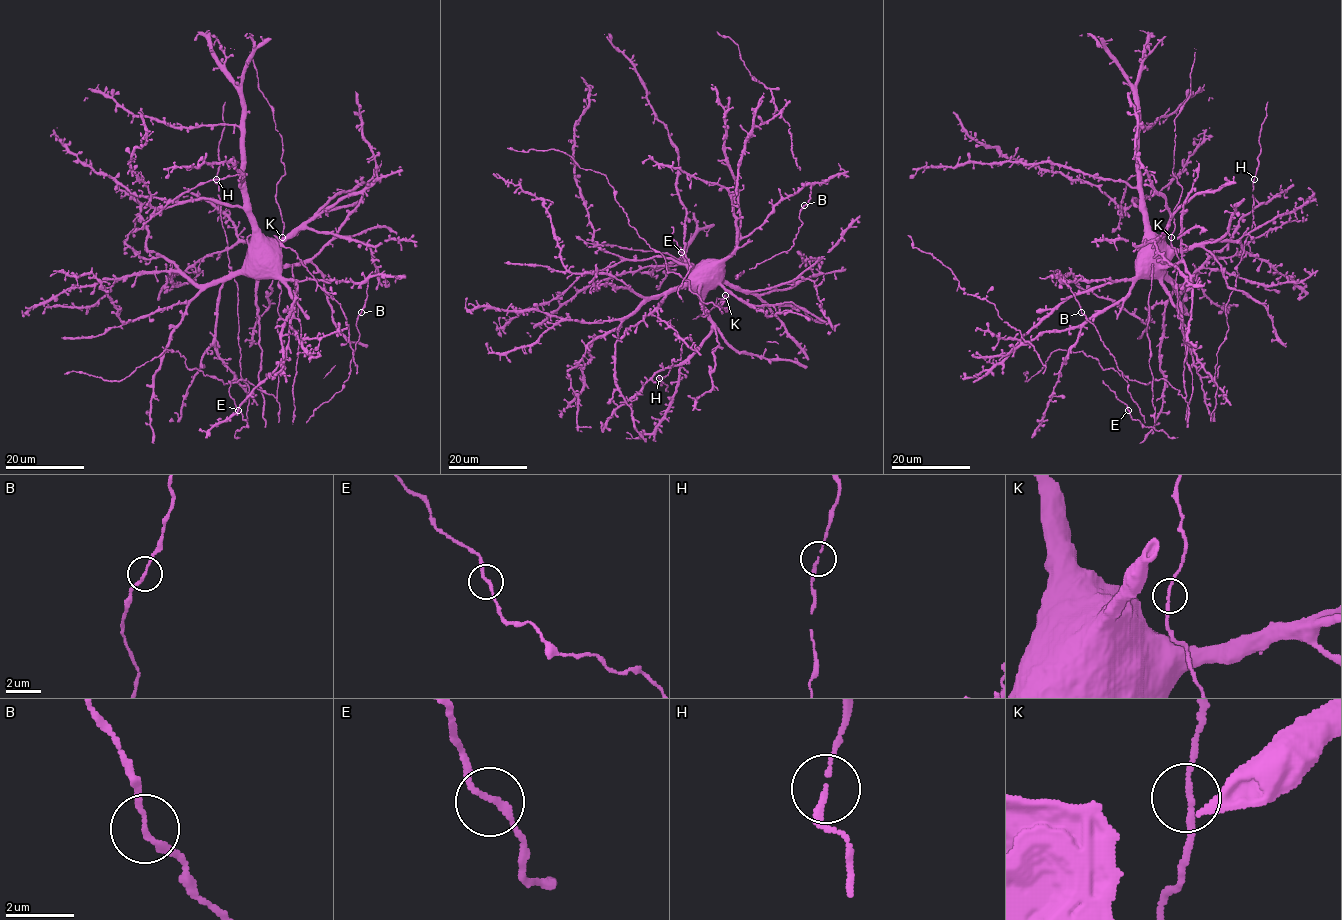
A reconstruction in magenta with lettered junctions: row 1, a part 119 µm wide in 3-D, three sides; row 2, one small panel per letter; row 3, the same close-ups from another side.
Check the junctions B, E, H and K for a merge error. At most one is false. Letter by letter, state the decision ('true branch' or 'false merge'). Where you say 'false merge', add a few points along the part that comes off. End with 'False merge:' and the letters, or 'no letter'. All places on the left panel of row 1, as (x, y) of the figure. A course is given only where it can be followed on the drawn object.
B: true branch
E: true branch
H: true branch
K: true branch
False merge: no letter

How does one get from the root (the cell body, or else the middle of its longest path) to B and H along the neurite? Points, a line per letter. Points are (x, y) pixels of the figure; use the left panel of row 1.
B: (261, 254), (286, 278), (355, 282), (366, 279), (366, 300), (361, 312)
H: (261, 254), (251, 247), (262, 249), (269, 243), (267, 241), (238, 241), (227, 247), (216, 179)

